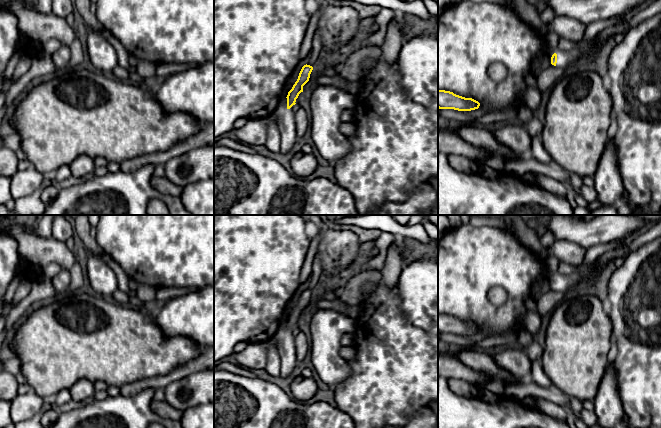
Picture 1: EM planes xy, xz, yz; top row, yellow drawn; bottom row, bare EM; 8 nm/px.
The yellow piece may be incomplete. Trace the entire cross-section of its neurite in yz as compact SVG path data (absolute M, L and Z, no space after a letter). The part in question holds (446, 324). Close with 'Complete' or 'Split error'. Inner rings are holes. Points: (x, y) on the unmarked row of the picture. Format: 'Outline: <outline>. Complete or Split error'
Outline: M438 314L438 332L471 335L478 333L480 327L472 322L465 322L450 315Z. Complete

